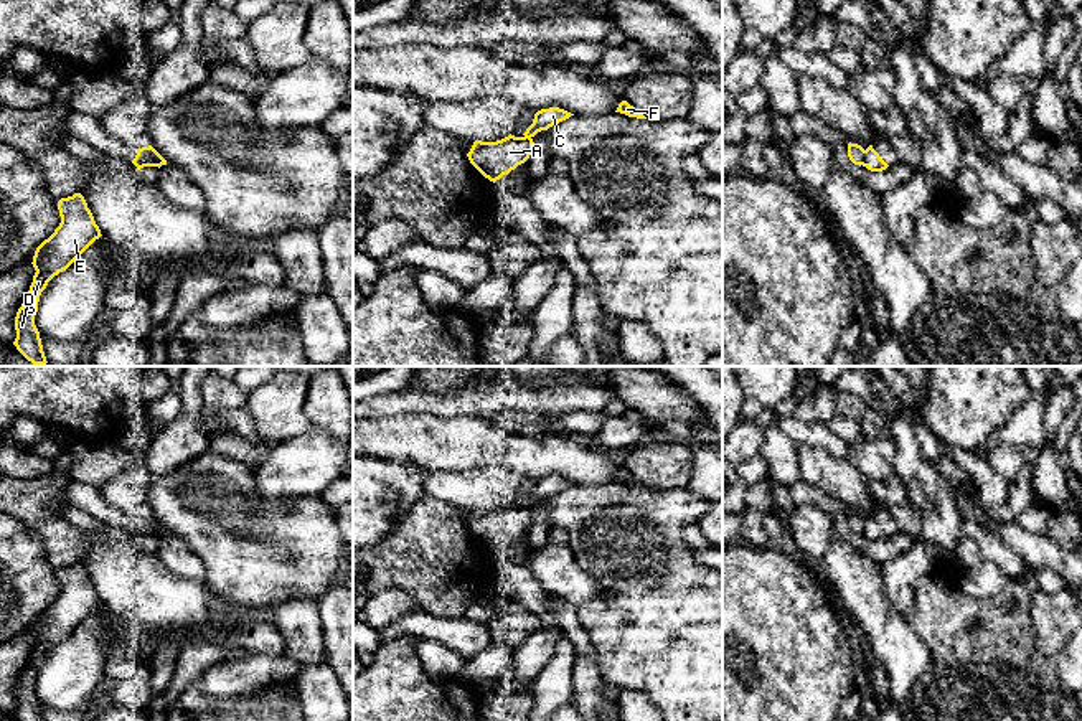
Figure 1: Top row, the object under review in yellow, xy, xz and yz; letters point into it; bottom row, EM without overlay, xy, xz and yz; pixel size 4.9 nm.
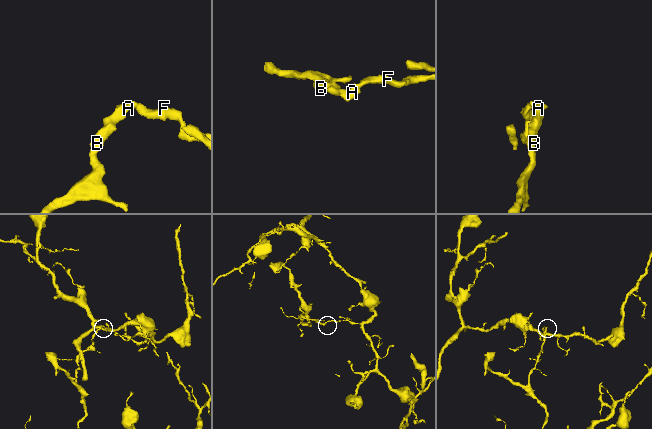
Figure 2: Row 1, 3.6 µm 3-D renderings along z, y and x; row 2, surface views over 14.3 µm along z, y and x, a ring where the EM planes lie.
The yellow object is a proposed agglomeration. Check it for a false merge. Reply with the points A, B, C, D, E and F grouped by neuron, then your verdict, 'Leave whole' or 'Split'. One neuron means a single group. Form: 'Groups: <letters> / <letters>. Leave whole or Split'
Groups: A B D E / C F. Split

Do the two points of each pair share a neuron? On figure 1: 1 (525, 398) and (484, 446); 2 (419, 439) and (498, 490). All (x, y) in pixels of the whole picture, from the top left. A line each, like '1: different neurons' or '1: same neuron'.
1: different neurons
2: different neurons

